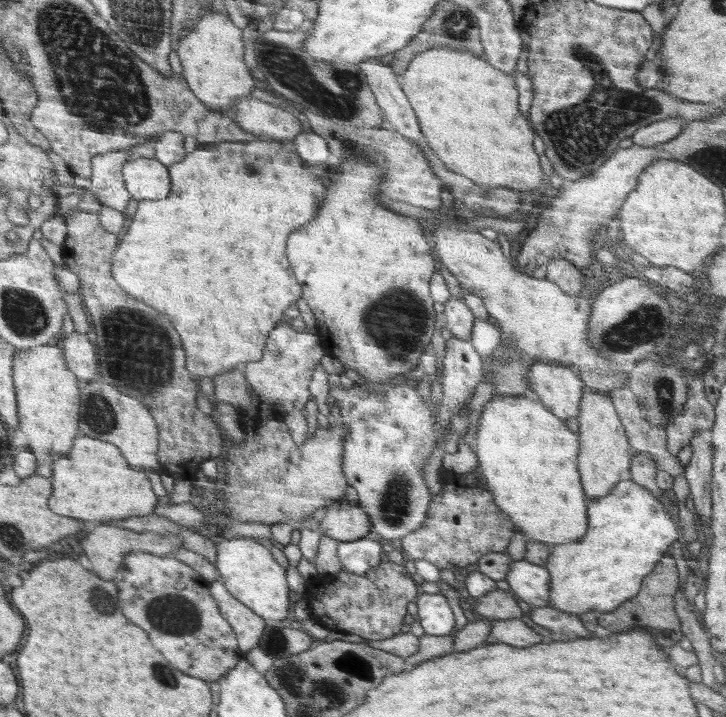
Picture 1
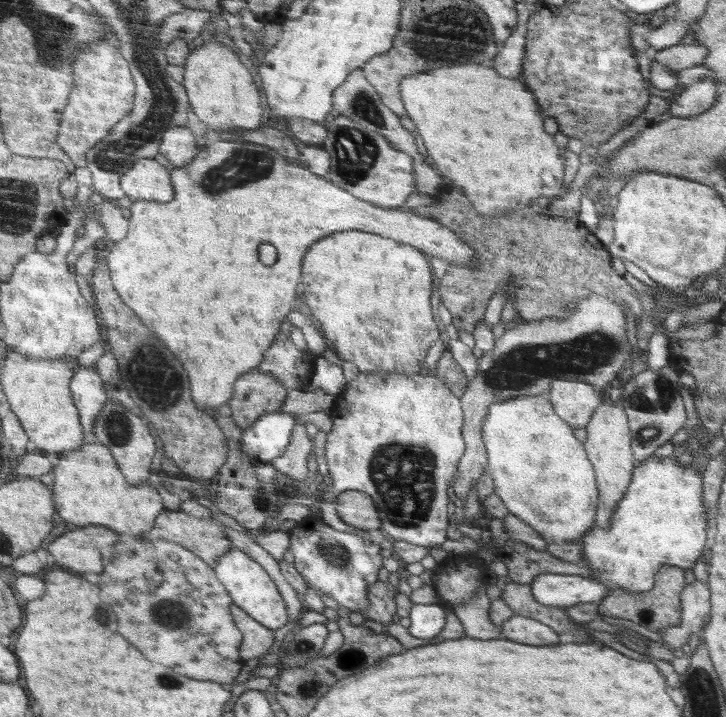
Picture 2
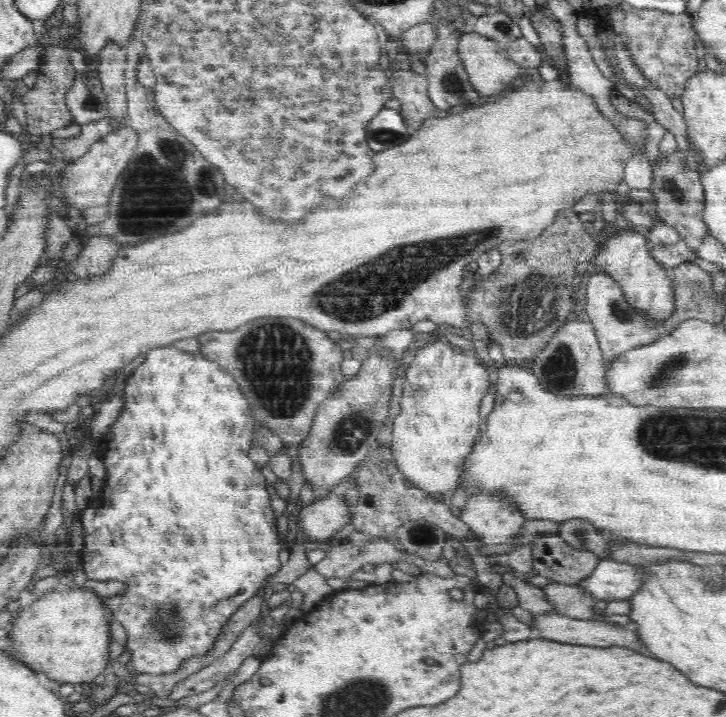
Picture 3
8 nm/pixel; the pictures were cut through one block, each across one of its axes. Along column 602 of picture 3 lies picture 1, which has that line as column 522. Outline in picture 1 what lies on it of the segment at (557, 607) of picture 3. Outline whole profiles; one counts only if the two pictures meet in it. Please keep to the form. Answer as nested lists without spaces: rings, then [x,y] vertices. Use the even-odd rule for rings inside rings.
[[[496,590],[478,597],[472,608],[492,621],[520,619],[523,611],[518,607],[518,597],[510,590]]]

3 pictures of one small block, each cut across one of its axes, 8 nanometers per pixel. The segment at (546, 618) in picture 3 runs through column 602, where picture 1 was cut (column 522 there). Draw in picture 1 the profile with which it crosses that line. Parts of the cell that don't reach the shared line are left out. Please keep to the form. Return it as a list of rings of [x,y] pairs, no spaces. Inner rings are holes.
[[[521,619],[493,621],[490,634],[486,636],[484,644],[512,644],[516,648],[532,646],[542,640],[542,635],[526,626]]]

